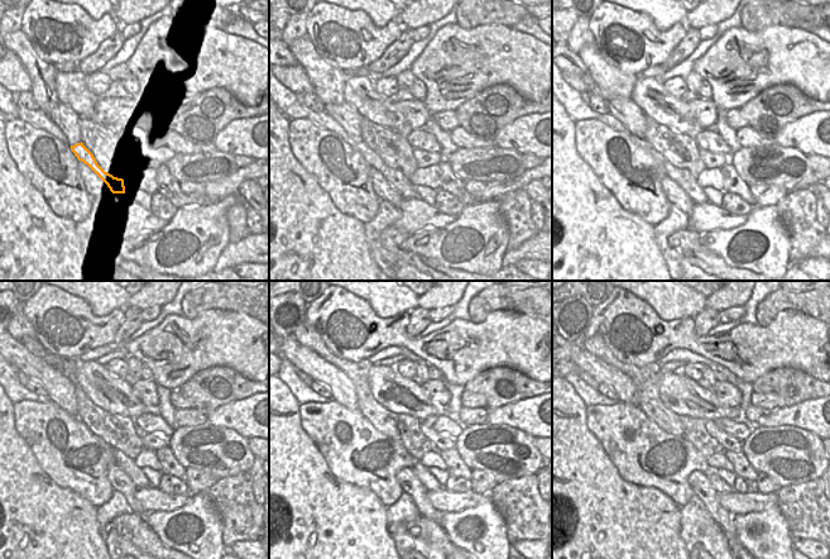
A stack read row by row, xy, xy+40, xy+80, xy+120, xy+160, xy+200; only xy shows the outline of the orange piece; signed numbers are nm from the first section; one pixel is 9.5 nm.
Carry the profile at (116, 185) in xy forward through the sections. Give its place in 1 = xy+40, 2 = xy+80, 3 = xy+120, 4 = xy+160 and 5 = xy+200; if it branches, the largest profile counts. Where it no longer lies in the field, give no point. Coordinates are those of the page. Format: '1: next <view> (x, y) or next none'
1: next xy+40 (399, 182)
2: next xy+80 (682, 177)
3: next xy+120 (126, 464)
4: next xy+160 (425, 477)
5: next xy+200 (721, 487)

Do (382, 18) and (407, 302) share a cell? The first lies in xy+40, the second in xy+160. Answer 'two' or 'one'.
one

